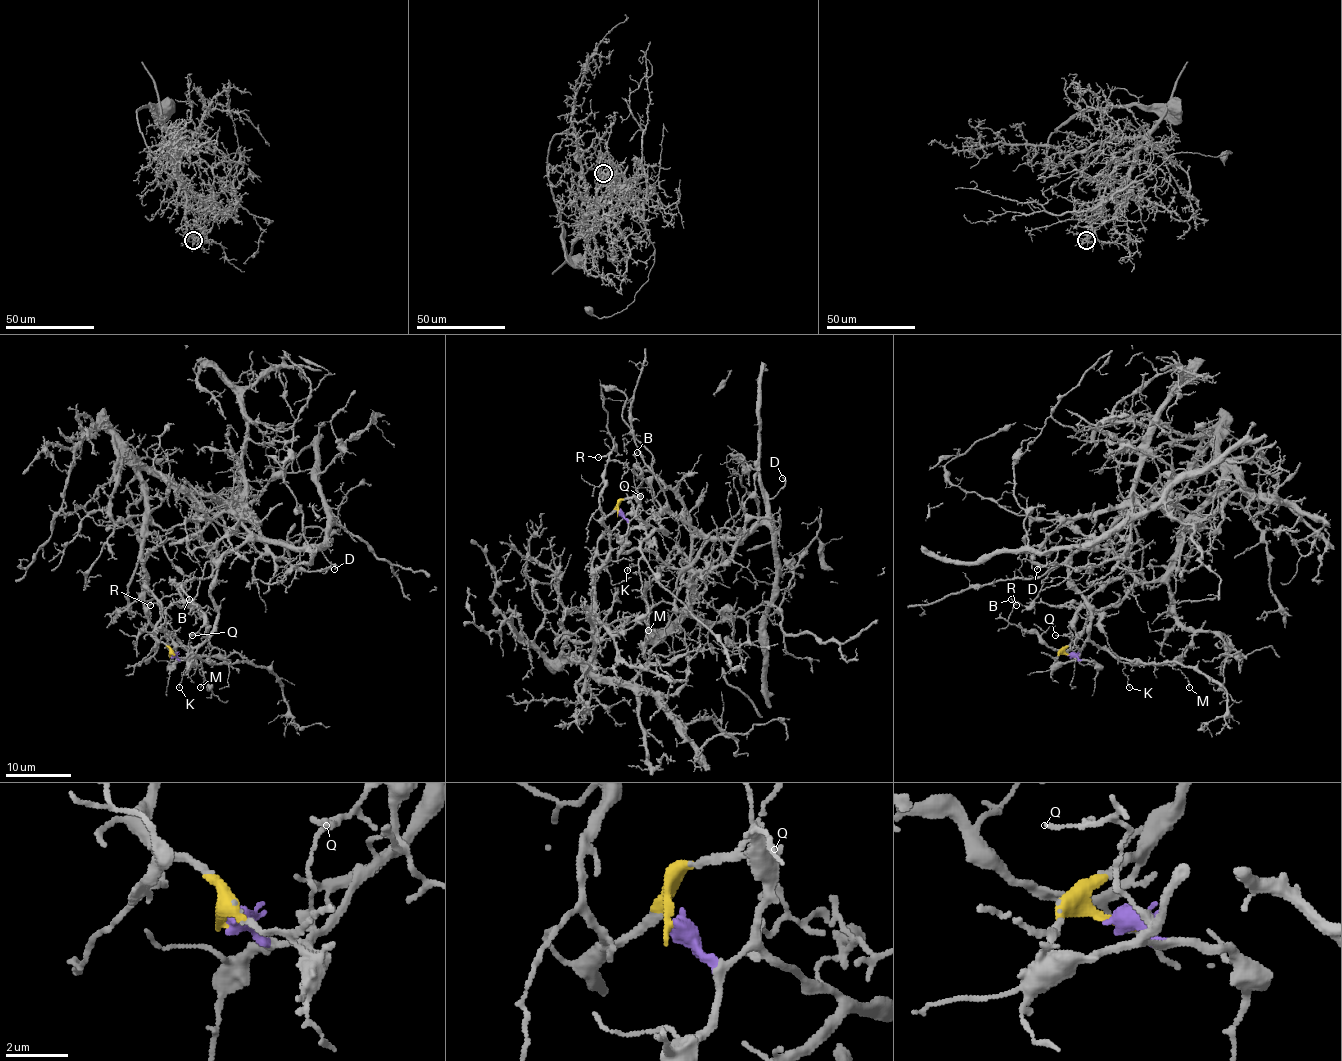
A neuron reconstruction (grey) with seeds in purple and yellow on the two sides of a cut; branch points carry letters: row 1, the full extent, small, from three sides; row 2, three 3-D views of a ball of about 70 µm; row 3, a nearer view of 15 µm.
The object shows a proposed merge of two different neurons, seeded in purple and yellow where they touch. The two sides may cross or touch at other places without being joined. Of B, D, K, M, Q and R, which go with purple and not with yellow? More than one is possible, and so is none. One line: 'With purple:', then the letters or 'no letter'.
With purple: B, D, K, M, Q

